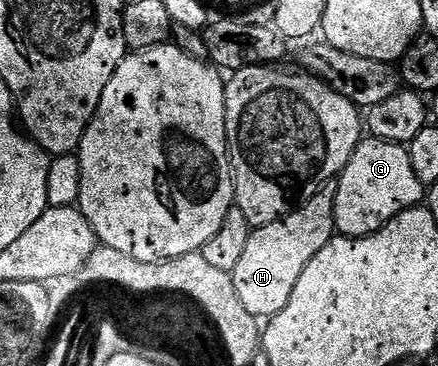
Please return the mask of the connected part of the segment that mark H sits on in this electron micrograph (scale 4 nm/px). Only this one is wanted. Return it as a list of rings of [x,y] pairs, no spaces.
[[[332,185],[313,194],[301,207],[290,209],[279,220],[256,227],[247,240],[247,248],[239,264],[232,272],[233,286],[243,305],[258,320],[278,314],[287,304],[289,293],[295,288],[295,280],[303,276],[303,268],[311,264],[315,252],[319,252],[335,237],[333,225]]]

